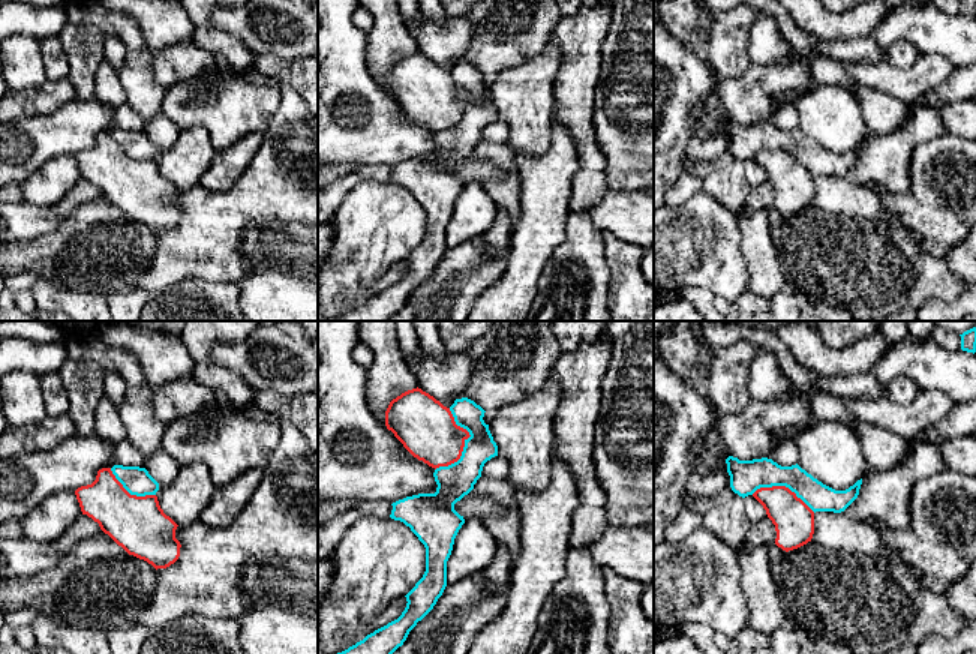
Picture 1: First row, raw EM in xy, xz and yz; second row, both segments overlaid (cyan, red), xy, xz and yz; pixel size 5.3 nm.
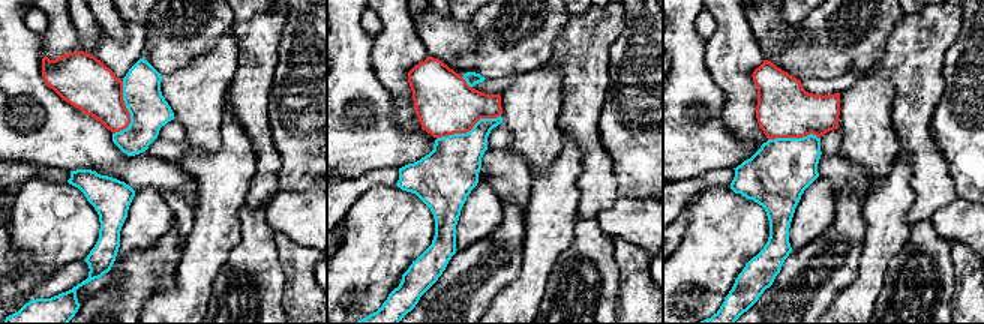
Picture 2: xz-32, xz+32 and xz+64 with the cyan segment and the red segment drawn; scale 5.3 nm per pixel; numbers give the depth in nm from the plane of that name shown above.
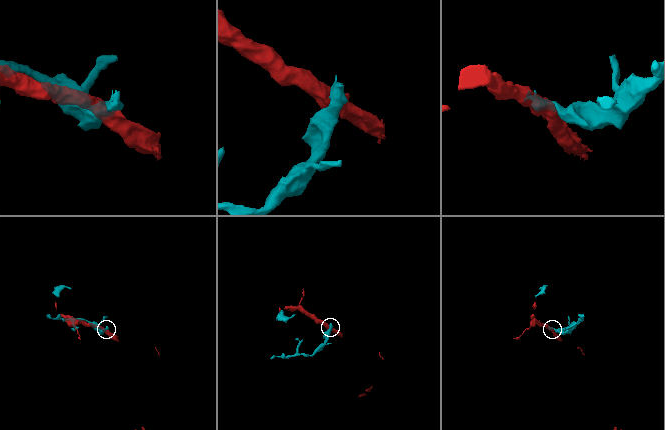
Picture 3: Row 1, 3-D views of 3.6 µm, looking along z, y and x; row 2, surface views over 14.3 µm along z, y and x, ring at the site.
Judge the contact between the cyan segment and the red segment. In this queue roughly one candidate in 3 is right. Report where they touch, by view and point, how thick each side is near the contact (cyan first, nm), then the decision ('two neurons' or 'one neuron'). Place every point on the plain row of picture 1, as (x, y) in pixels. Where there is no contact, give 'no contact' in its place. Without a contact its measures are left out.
meets cyan in xz at (465, 108); 190 nm thick on the cyan side, 300 nm on the other; two neurons

